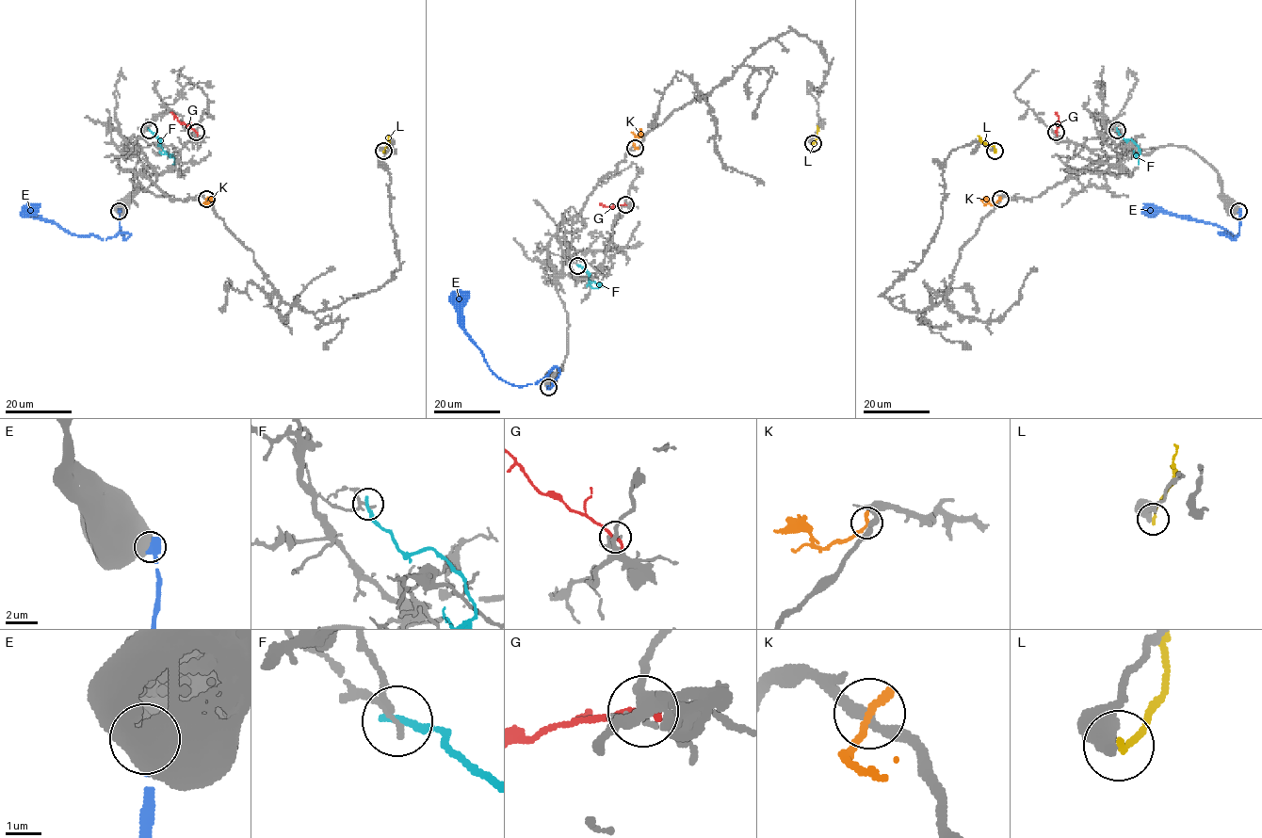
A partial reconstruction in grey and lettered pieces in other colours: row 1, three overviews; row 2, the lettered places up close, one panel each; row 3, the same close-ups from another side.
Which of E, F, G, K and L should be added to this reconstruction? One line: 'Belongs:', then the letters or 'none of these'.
Belongs: none of these

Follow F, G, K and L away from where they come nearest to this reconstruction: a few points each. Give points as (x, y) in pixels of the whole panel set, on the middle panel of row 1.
F: (577, 265), (588, 272), (592, 287), (598, 285), (594, 282), (588, 282)
G: (625, 204), (611, 207), (599, 203)
K: (635, 148), (633, 140), (640, 128)
L: (812, 143), (817, 137), (817, 126)

